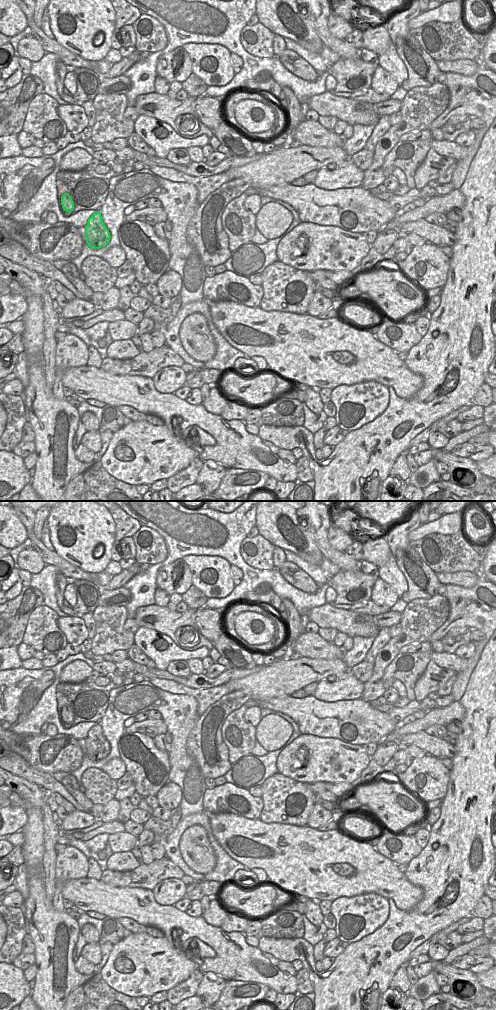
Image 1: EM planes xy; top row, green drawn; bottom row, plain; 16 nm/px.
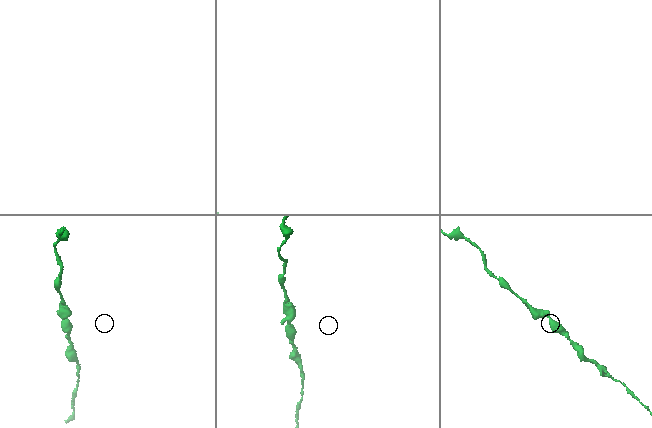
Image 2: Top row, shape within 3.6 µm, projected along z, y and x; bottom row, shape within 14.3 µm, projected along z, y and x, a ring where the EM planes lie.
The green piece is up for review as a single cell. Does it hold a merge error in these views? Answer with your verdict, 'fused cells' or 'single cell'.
single cell

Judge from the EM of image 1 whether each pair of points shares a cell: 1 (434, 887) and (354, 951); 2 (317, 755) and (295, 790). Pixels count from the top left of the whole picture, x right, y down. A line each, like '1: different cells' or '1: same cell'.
1: same cell
2: different cells

